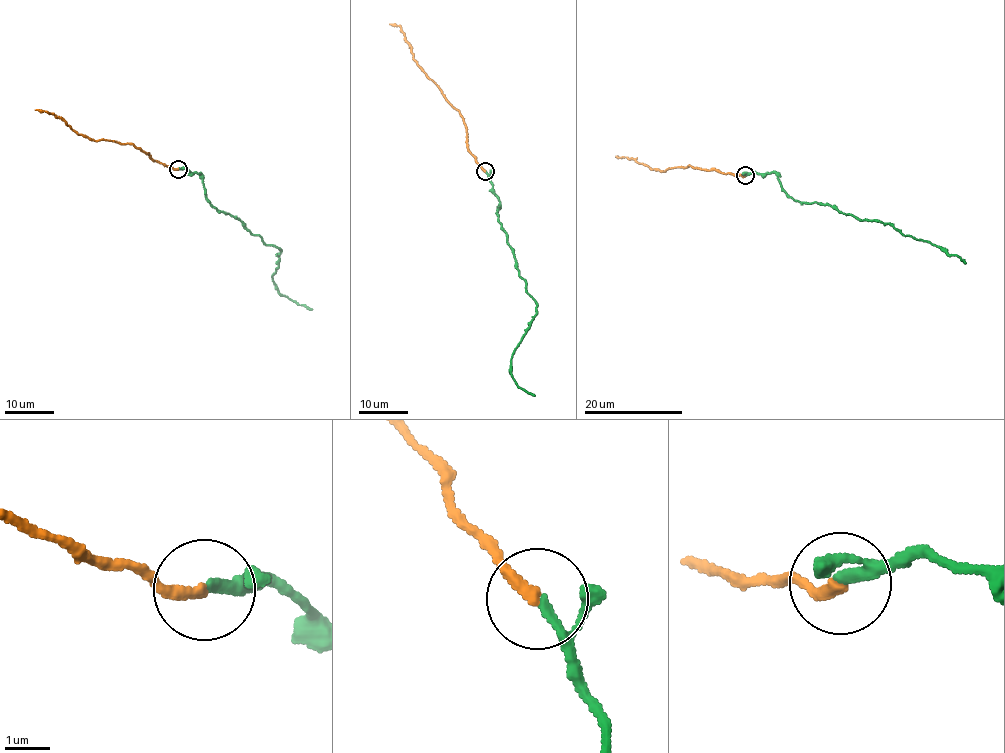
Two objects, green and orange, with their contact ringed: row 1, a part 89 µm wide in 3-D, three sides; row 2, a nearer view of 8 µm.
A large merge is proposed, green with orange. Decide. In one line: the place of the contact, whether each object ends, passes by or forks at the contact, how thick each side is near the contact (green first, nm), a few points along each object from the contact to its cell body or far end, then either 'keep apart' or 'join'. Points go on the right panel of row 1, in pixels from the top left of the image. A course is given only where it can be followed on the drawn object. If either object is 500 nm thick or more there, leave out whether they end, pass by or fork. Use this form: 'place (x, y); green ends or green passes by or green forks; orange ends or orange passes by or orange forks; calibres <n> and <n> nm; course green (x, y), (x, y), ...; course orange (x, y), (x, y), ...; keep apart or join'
place (745, 175); green passes by; orange ends; calibres 150 and 240 nm; course green (745, 175), (773, 172), (796, 200), (828, 204), (861, 219), (889, 223), (966, 263); course orange (745, 175), (705, 171), (691, 165), (660, 171), (625, 156), (617, 157); join

